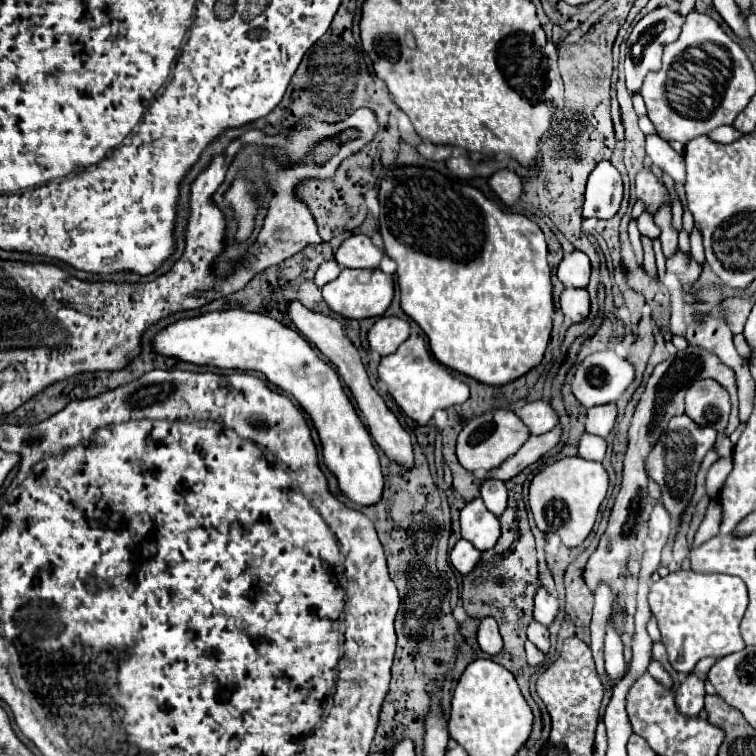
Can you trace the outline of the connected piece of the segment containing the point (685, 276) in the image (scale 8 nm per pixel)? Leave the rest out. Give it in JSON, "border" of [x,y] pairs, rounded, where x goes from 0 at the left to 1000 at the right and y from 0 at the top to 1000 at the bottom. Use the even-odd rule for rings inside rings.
{"border":[[[896,328],[896,333],[882,341],[882,357],[893,360],[898,365],[898,370],[901,370],[901,376],[909,378],[909,376],[917,376],[925,368],[930,354],[922,349],[917,336],[903,336]]]}

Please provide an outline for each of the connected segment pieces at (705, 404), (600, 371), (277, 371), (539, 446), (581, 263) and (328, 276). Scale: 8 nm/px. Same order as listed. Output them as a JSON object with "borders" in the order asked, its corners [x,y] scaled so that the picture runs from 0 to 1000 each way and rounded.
{"borders":[[[[940,500],[917,505],[906,524],[906,548],[927,563],[946,566],[948,569],[946,595],[951,606],[967,603],[970,587],[959,577],[959,566],[967,548],[967,526],[962,513],[951,511],[951,505]]],[[[798,463],[776,471],[763,484],[758,521],[776,540],[816,532],[837,503],[840,489],[835,479],[816,471],[811,463]]],[[[311,407],[237,423],[213,437],[205,444],[202,458],[210,468],[245,479],[298,489],[337,489],[351,495],[358,508],[385,521],[414,556],[425,579],[430,614],[446,630],[454,653],[478,669],[501,664],[507,651],[507,627],[491,574],[472,550],[464,529],[456,524],[440,484],[427,479],[396,439],[351,415]]],[[[734,563],[731,569],[726,569],[724,574],[716,577],[702,577],[694,587],[692,595],[687,595],[681,603],[671,606],[671,611],[665,611],[660,619],[655,619],[649,624],[649,632],[660,632],[660,635],[673,635],[679,630],[684,630],[689,622],[694,622],[700,614],[710,611],[718,601],[724,601],[726,595],[731,595],[742,582],[742,563]]],[[[766,331],[750,336],[737,354],[737,368],[747,376],[747,381],[776,381],[779,365],[782,365],[779,341]]],[[[435,344],[435,347],[430,347],[430,349],[422,352],[422,357],[419,357],[419,362],[417,362],[417,376],[419,376],[422,381],[427,381],[433,373],[443,370],[443,368],[448,365],[448,360],[451,360],[448,349],[446,349],[443,344]]]]}

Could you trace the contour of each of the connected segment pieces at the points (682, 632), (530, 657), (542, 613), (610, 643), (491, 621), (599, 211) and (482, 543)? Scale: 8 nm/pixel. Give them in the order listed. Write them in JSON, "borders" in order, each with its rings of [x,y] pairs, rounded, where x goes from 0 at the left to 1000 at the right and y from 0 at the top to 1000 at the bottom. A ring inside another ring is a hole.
{"borders":[[[[896,754],[872,770],[864,770],[858,799],[864,815],[869,817],[885,876],[896,889],[911,892],[933,868],[956,870],[985,857],[985,849],[978,839],[978,825],[988,804],[988,775],[975,762]]],[[[700,847],[694,849],[694,862],[697,862],[697,876],[700,876],[702,881],[713,881],[713,878],[718,876],[718,862],[713,862]]],[[[713,778],[708,786],[708,820],[718,828],[729,828],[739,812],[739,796],[721,778]]],[[[806,828],[803,831],[803,841],[800,841],[800,886],[811,899],[821,899],[824,897],[824,886],[827,884],[827,873],[824,873],[824,852],[821,844],[816,841],[816,836]]],[[[639,817],[631,833],[631,847],[639,862],[644,865],[660,865],[665,860],[665,847],[657,831],[655,817]]],[[[779,230],[771,288],[811,288],[824,265],[824,241],[819,230]]],[[[636,659],[618,664],[610,675],[610,709],[636,730],[649,728],[657,720],[663,709],[660,688],[639,669]]]]}

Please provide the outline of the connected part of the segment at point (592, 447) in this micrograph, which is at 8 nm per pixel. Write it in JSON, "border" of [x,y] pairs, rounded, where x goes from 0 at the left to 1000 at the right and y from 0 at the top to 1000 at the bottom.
{"border":[[[771,574],[769,585],[766,585],[766,603],[774,608],[790,608],[795,611],[800,606],[803,598],[803,585],[792,577],[782,577],[782,574]]]}

